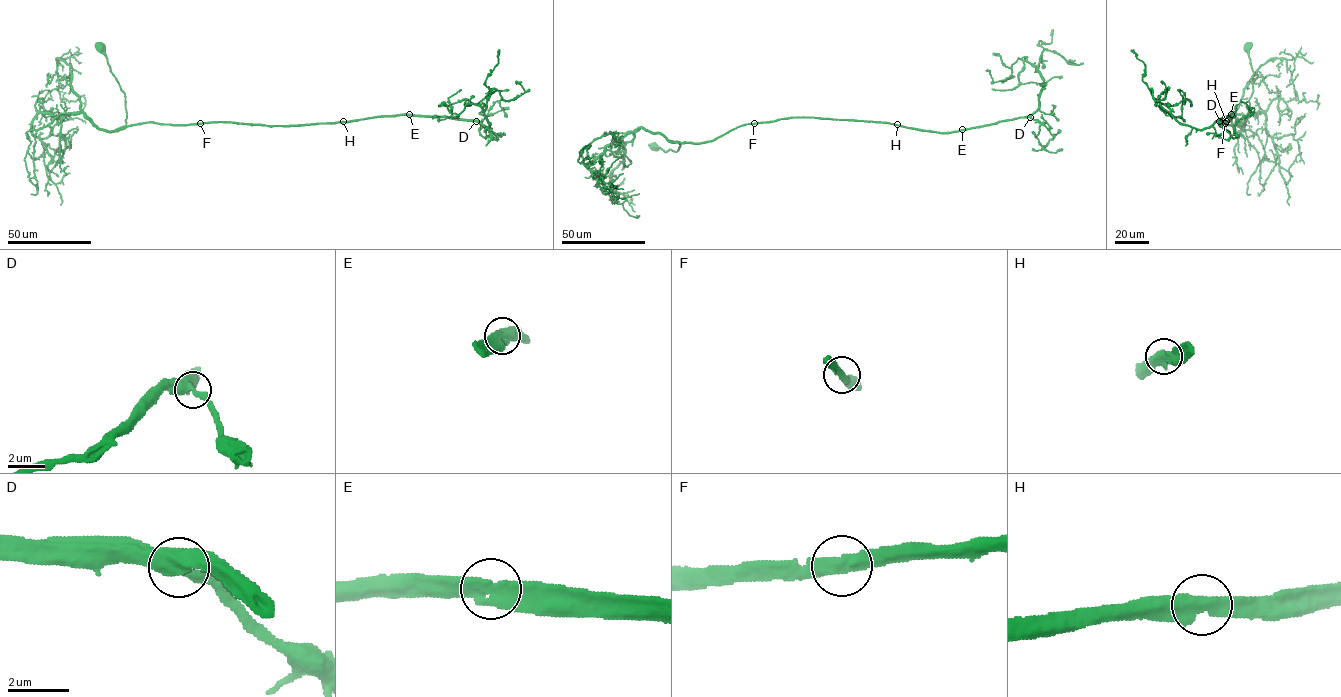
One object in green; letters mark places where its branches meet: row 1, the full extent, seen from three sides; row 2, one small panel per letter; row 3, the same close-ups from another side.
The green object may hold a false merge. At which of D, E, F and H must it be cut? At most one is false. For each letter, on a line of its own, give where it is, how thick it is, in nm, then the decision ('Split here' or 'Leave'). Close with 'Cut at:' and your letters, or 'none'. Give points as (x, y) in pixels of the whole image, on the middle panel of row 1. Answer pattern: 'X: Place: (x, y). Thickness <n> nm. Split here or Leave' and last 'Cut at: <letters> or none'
D: Place: (1030, 117). Thickness 440 nm. Leave
E: Place: (962, 129). Thickness 480 nm. Leave
F: Place: (754, 123). Thickness 400 nm. Leave
H: Place: (897, 124). Thickness 420 nm. Leave
Cut at: none

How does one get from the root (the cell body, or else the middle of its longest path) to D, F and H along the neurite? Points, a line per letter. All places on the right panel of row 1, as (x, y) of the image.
D: (1248, 47), (1253, 92), (1244, 126), (1244, 122), (1219, 125), (1233, 115), (1224, 116), (1219, 121)
F: (1248, 47), (1253, 72), (1249, 110), (1244, 126), (1244, 122), (1225, 123)
H: (1248, 47), (1253, 72), (1249, 110), (1244, 126), (1244, 122), (1219, 124), (1226, 121)

